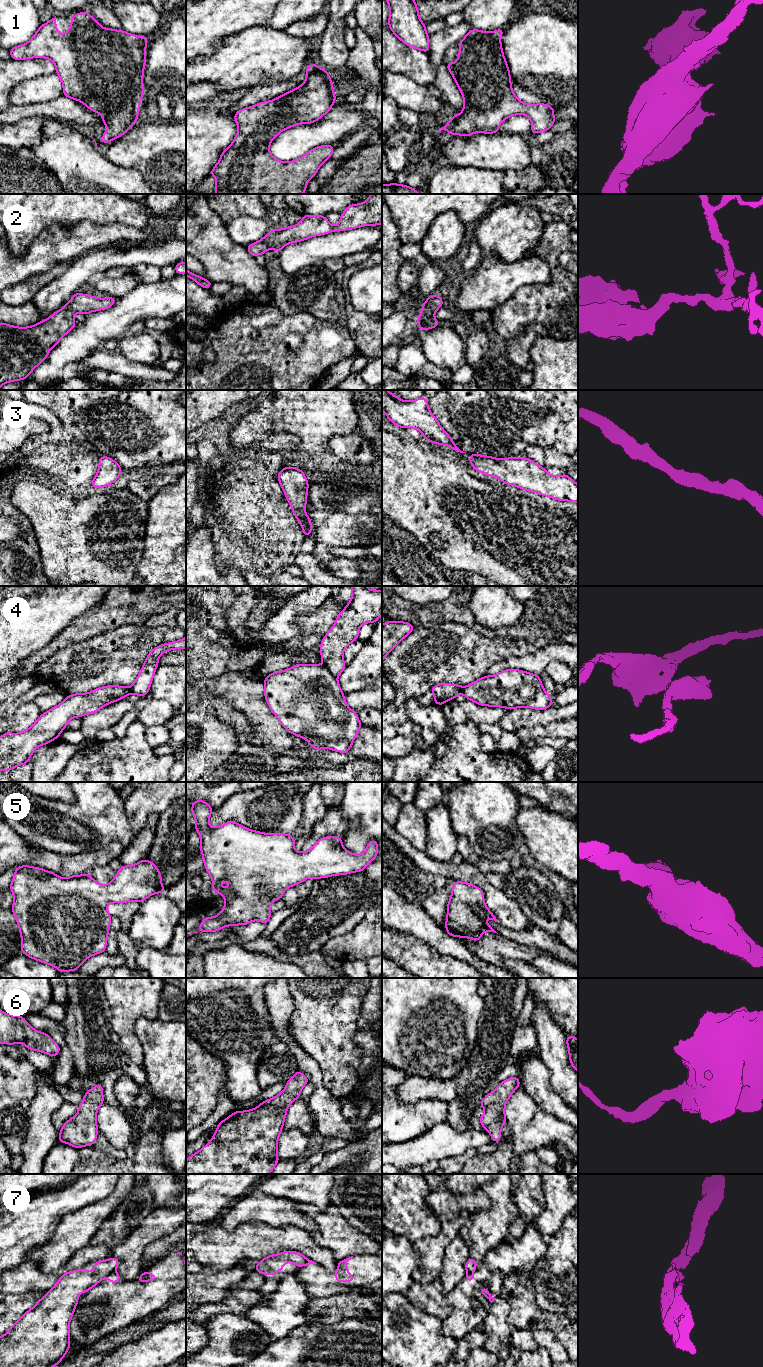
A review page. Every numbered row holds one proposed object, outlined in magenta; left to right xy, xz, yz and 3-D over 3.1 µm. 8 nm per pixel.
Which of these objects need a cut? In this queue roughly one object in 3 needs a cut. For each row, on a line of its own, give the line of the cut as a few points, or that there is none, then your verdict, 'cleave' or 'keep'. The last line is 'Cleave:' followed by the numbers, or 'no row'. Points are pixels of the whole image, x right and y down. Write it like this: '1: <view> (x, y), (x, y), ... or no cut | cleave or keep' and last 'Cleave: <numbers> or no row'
1: no cut | keep
2: no cut | keep
3: no cut | keep
4: xz (324, 664), (336, 678) | cleave
5: no cut | keep
6: no cut | keep
7: xy (114, 1270), (107, 1276) | cleave
Cleave: 4, 7

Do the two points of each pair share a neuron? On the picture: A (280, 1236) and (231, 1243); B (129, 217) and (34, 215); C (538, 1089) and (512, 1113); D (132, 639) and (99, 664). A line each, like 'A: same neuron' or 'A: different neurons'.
A: same neuron
B: same neuron
C: different neurons
D: same neuron

